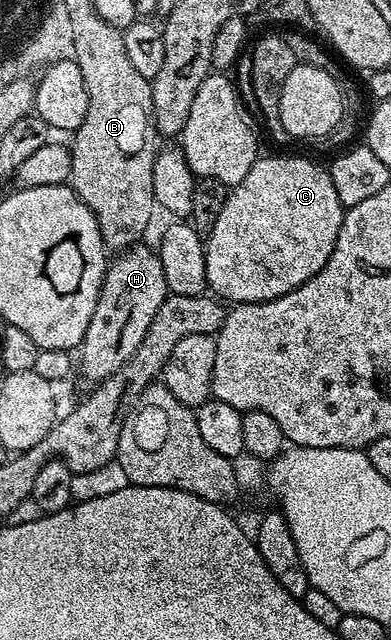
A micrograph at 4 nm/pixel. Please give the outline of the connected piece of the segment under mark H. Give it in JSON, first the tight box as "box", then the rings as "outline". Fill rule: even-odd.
{"box":[78,245,170,385],"outline":[[[137,245],[129,247],[127,251],[119,252],[119,254],[113,258],[116,259],[113,263],[111,260],[111,262],[107,264],[104,272],[104,283],[100,287],[100,296],[94,305],[94,317],[90,317],[90,325],[86,325],[86,333],[82,337],[78,348],[78,354],[80,354],[80,359],[78,355],[78,371],[81,371],[81,373],[89,379],[89,384],[95,385],[101,383],[104,379],[109,379],[119,367],[126,365],[126,361],[130,361],[130,357],[134,357],[134,349],[138,349],[138,345],[142,345],[142,337],[146,337],[146,329],[150,329],[150,321],[154,321],[154,313],[158,313],[158,305],[162,305],[162,301],[168,298],[170,294],[168,286],[166,285],[166,277],[162,273],[162,261],[160,260],[159,254],[157,254],[153,248],[151,251],[150,248],[144,246],[145,245]]]}

